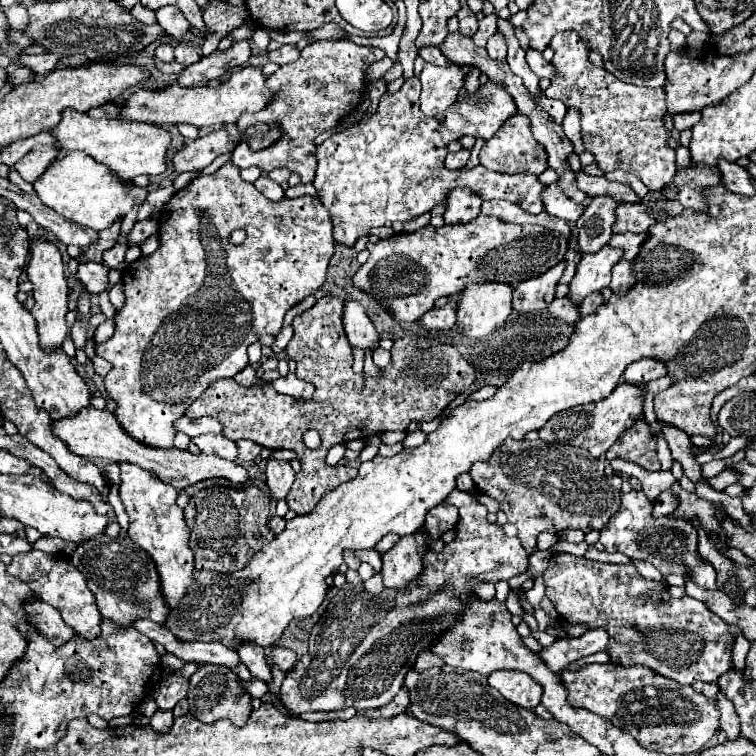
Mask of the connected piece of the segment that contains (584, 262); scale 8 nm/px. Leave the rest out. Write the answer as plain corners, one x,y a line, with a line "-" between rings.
605,245
597,253
585,253
577,265
577,273
571,281
569,299
581,303
585,295
601,291
611,281
613,265
623,257
623,249

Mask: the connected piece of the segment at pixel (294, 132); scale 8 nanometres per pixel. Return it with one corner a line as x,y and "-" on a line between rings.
325,39
305,47
301,51
301,59
279,67
279,71
267,79
269,89
275,93
273,103
269,103
269,107
265,107
265,111
259,111
257,115
243,115
237,123
241,129
245,129
257,121
277,121
283,127
285,135
265,151
249,151
247,143
241,143
231,153
231,163
239,169
259,167
263,173
269,173
275,167
287,167
293,173
299,173
303,183
311,183
317,169
313,139
323,131
335,129
343,117
351,115
351,111
357,109
363,97
361,91
365,87
365,71
371,63
381,61
383,57
383,49
359,47
347,39

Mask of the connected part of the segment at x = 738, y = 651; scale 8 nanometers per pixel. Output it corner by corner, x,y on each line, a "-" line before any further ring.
733,627
733,631
737,633
737,643
733,647
733,665
737,669
745,667
745,659
747,659
747,651
749,651
749,641
737,631
737,627

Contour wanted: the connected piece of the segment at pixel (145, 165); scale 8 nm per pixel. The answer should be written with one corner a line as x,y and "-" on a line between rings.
67,109
63,111
59,125
53,129
53,135
57,137
59,155
67,151
83,151
95,161
113,169
125,181
131,181
137,175
161,175
167,169
171,135
159,125
123,119
93,119
87,113

